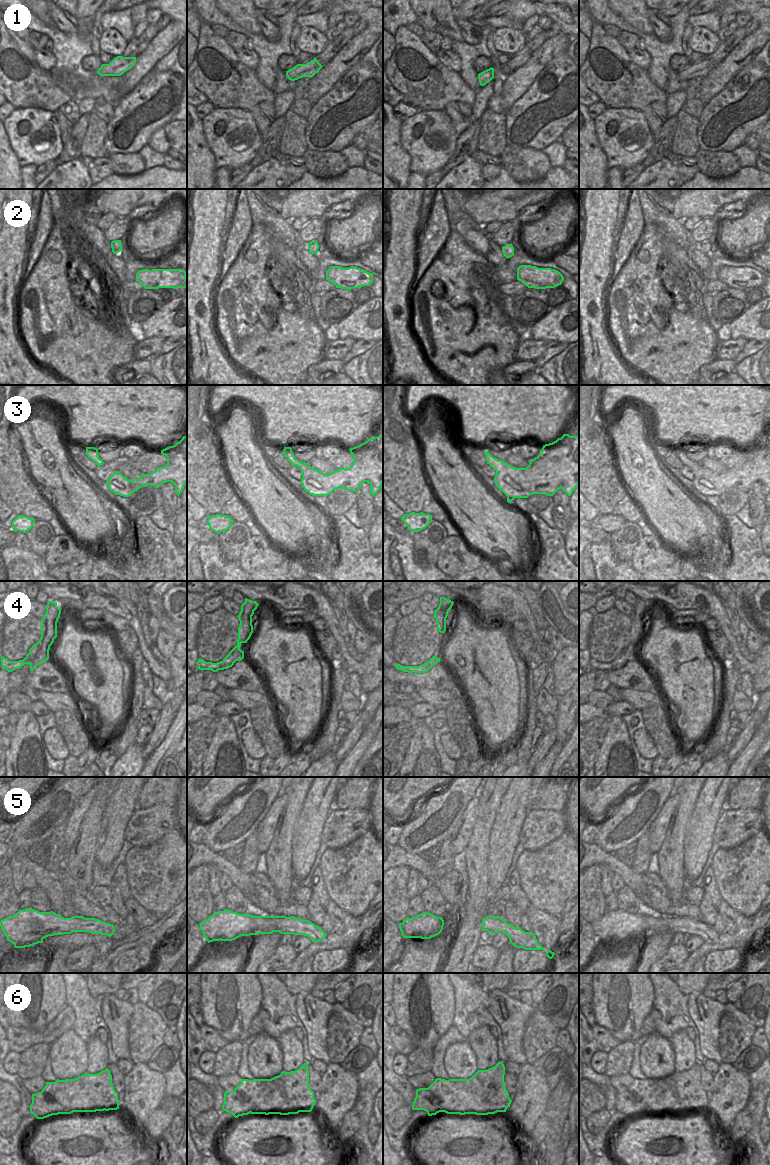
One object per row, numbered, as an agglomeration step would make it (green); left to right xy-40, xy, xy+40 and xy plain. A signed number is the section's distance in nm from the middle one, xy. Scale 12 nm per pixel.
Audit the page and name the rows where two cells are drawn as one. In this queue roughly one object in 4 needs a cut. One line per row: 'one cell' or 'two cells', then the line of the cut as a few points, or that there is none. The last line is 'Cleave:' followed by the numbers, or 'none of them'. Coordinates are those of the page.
1: one cell; no cut
2: one cell; no cut
3: one cell; no cut
4: two cells; cut in xy along (222, 661), (226, 667), (229, 667)
5: one cell; no cut
6: two cells; cut in xy-40 along (41, 1091), (49, 1102), (56, 1102), (69, 1108), (72, 1112)
Cleave: 4, 6

